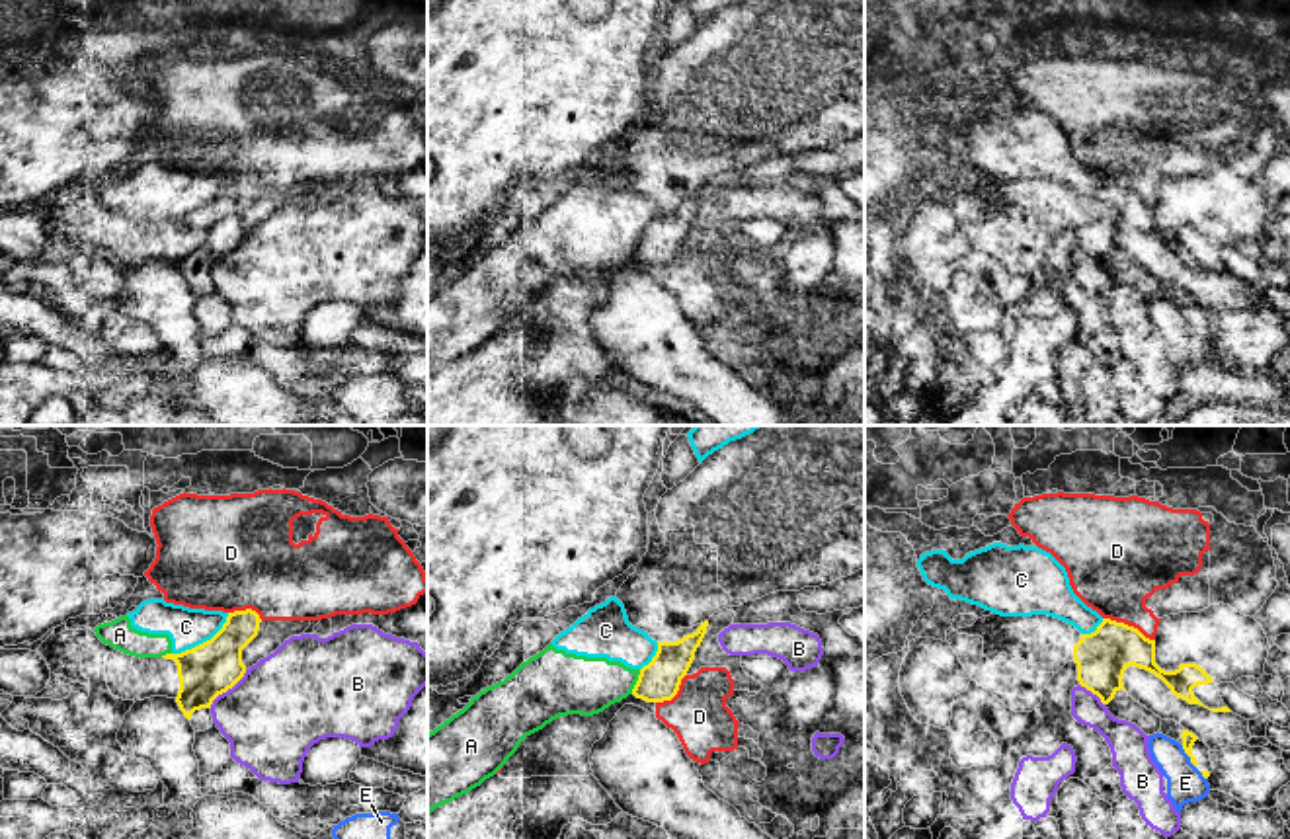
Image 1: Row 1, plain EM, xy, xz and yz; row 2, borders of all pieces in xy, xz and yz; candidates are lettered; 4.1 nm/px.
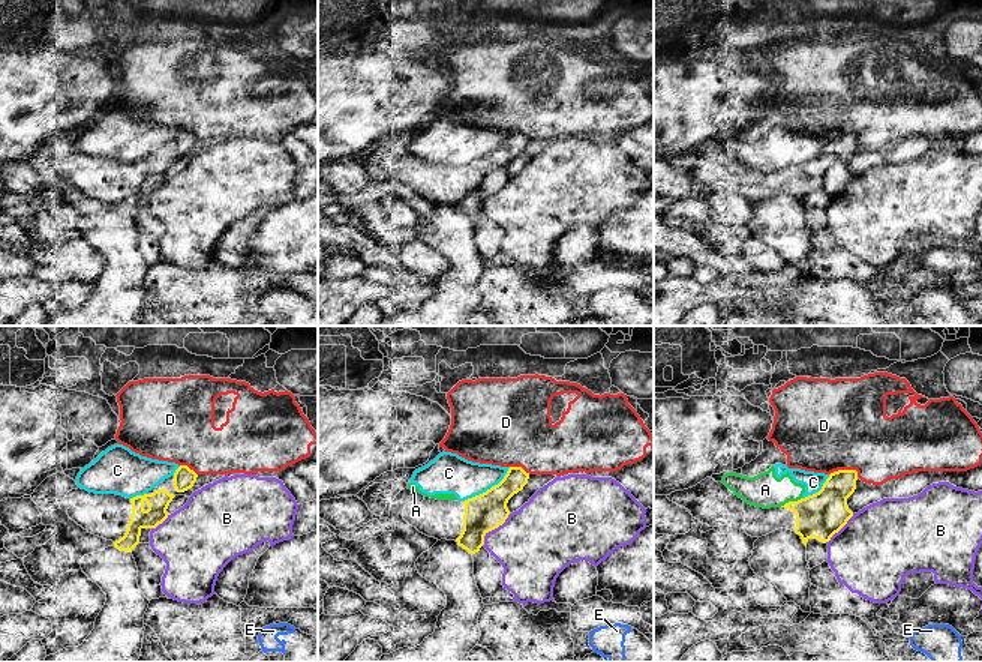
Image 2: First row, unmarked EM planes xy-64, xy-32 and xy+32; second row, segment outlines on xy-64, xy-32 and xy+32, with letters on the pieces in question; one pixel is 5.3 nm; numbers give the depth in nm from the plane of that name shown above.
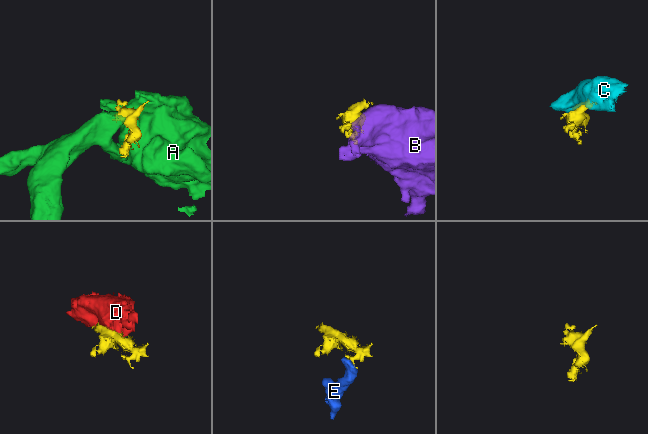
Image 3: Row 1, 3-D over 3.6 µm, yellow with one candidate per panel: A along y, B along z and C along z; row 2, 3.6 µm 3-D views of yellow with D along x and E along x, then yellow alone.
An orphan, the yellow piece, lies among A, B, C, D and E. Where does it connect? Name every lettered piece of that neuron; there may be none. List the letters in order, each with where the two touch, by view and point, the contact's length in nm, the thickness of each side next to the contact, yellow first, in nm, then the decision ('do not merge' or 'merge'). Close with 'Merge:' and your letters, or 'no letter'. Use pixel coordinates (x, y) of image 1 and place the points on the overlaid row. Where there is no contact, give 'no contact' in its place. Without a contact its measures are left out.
A: contact xz (637, 681); length 110 nm; calibres 170 and 240 nm; do not merge
B: contact xy (227, 689); length 220 nm; calibres 220 and 400 nm; do not merge
C: contact xy (203, 642); length 300 nm; calibres 220 and 160 nm; do not merge
D: contact yz (1127, 625); length 240 nm; calibres 220 and 380 nm; do not merge
E: contact yz (1189, 756); length 110 nm; calibres 60 and 160 nm; do not merge
Merge: no letter

